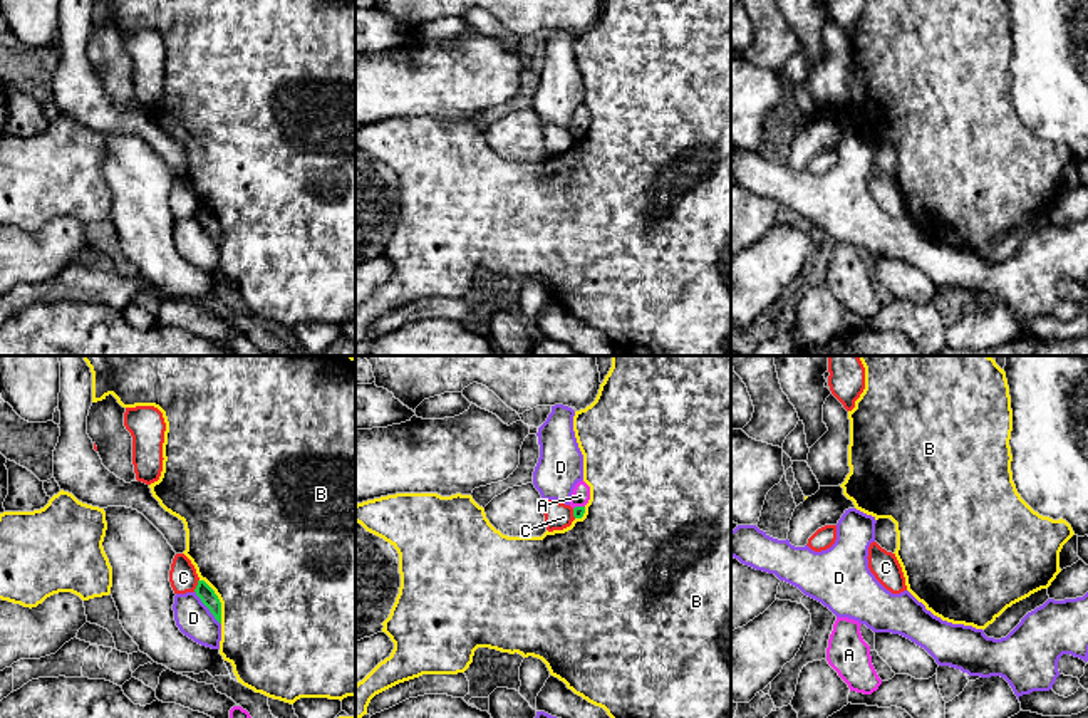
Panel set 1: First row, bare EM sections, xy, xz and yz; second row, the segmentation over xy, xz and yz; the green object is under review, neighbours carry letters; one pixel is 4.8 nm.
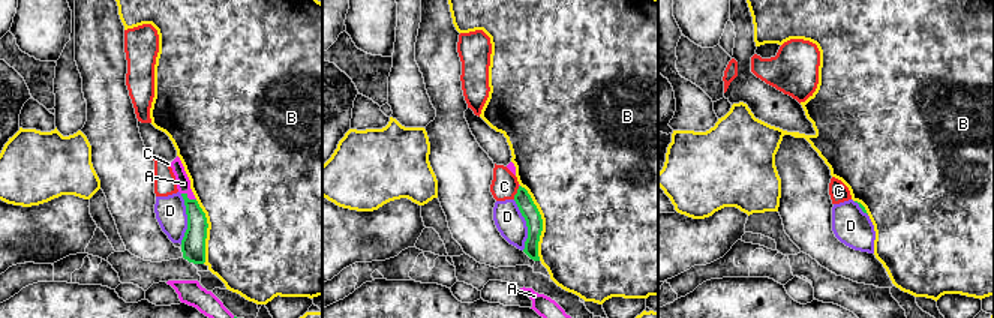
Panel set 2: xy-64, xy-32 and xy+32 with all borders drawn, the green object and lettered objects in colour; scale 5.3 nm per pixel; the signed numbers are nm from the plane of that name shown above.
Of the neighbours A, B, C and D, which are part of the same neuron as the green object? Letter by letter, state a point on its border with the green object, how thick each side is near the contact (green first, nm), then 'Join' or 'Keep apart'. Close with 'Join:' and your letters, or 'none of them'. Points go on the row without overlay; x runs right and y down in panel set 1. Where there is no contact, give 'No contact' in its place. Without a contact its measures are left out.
A: Touches green at xz (579, 131). Thickness 50 nm (green) against 90 nm. Keep apart
B: Touches green at xy (218, 225). Thickness 80 nm (green) against 480 nm. Keep apart
C: Touches green at xy (196, 210). Thickness 80 nm (green) against 140 nm. Keep apart
D: Touches green at xy (207, 230). Thickness 80 nm (green) against 170 nm. Keep apart
Join: none of them

